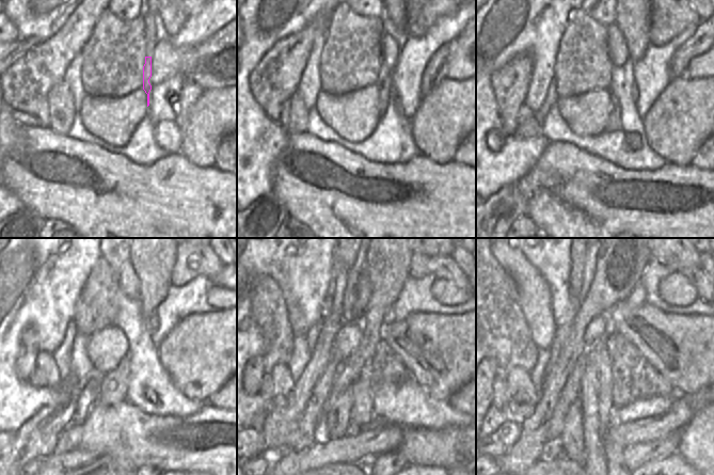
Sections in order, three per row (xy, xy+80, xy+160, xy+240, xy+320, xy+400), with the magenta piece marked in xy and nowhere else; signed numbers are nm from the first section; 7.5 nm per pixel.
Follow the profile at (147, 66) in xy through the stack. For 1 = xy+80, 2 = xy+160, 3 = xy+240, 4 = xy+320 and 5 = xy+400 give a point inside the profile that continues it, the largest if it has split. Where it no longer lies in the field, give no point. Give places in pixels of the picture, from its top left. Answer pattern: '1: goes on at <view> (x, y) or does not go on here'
1: goes on at xy+80 (383, 83)
2: goes on at xy+160 (614, 124)
3: goes on at xy+240 (113, 386)
4: goes on at xy+320 (335, 421)
5: goes on at xy+400 (571, 438)

